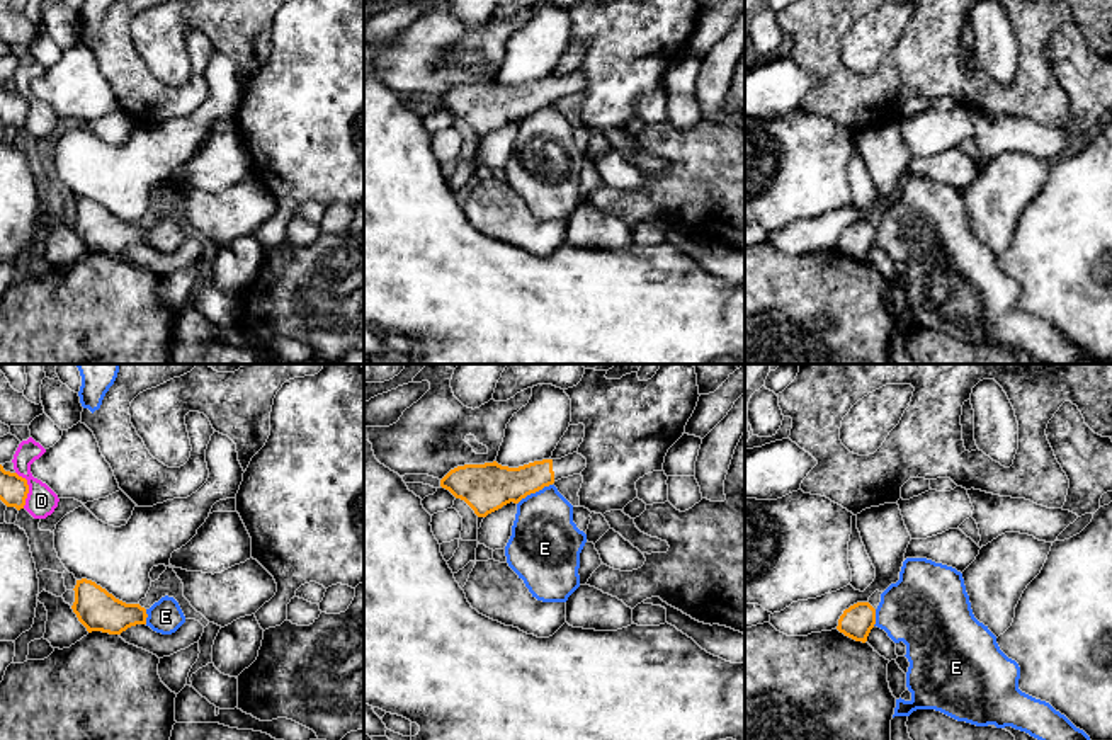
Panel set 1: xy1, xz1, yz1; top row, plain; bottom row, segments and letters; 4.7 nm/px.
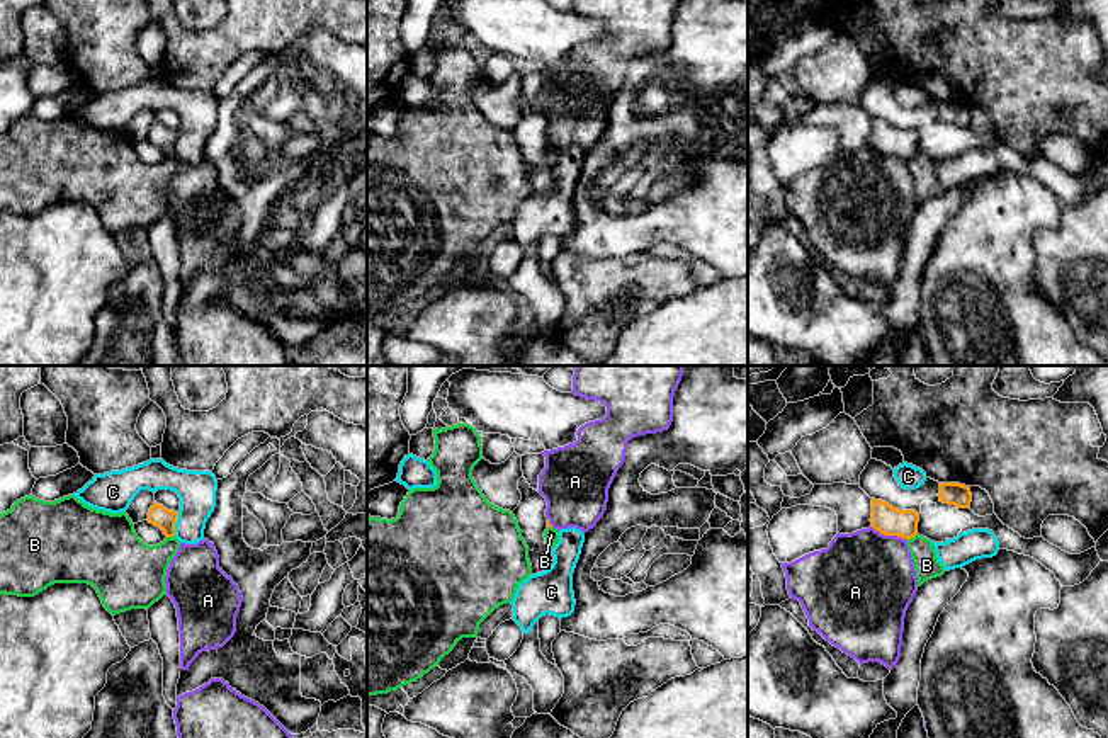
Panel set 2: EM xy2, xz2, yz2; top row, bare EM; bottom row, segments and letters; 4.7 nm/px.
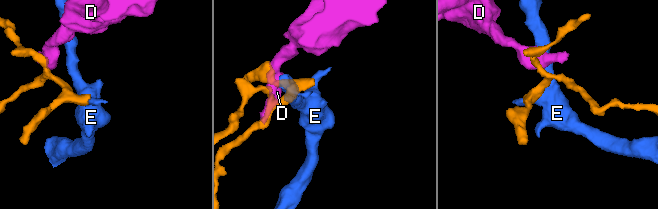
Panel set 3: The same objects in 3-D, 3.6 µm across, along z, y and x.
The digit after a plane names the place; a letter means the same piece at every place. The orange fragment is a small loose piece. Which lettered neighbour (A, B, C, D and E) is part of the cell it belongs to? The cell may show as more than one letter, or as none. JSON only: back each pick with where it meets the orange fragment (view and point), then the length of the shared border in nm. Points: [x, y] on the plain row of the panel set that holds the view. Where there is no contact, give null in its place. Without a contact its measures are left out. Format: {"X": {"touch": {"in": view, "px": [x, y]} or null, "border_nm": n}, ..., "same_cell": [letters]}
{"same_cell": []}

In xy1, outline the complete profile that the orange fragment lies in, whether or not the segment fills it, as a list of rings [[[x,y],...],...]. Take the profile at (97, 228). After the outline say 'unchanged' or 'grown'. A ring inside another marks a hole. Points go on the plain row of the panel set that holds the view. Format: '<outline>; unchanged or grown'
[[[77,199],[73,209],[75,221],[71,228],[88,252],[121,253],[131,245],[146,243],[148,233],[145,226],[116,218],[92,199]]]; unchanged

